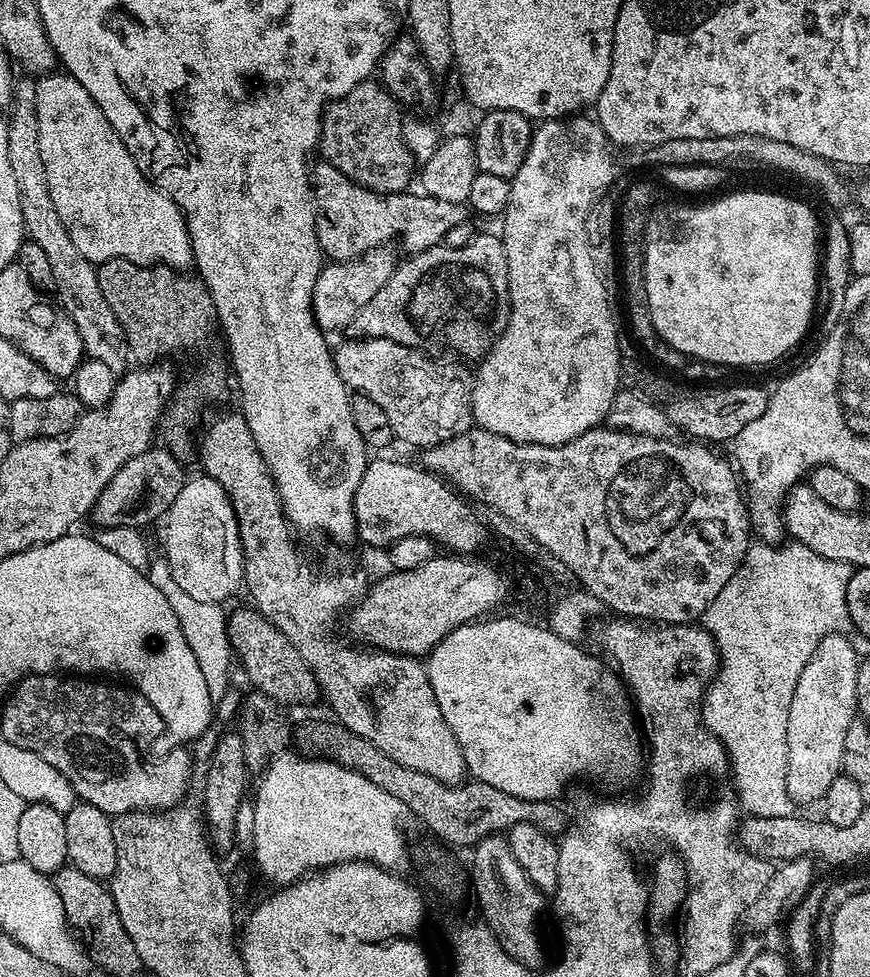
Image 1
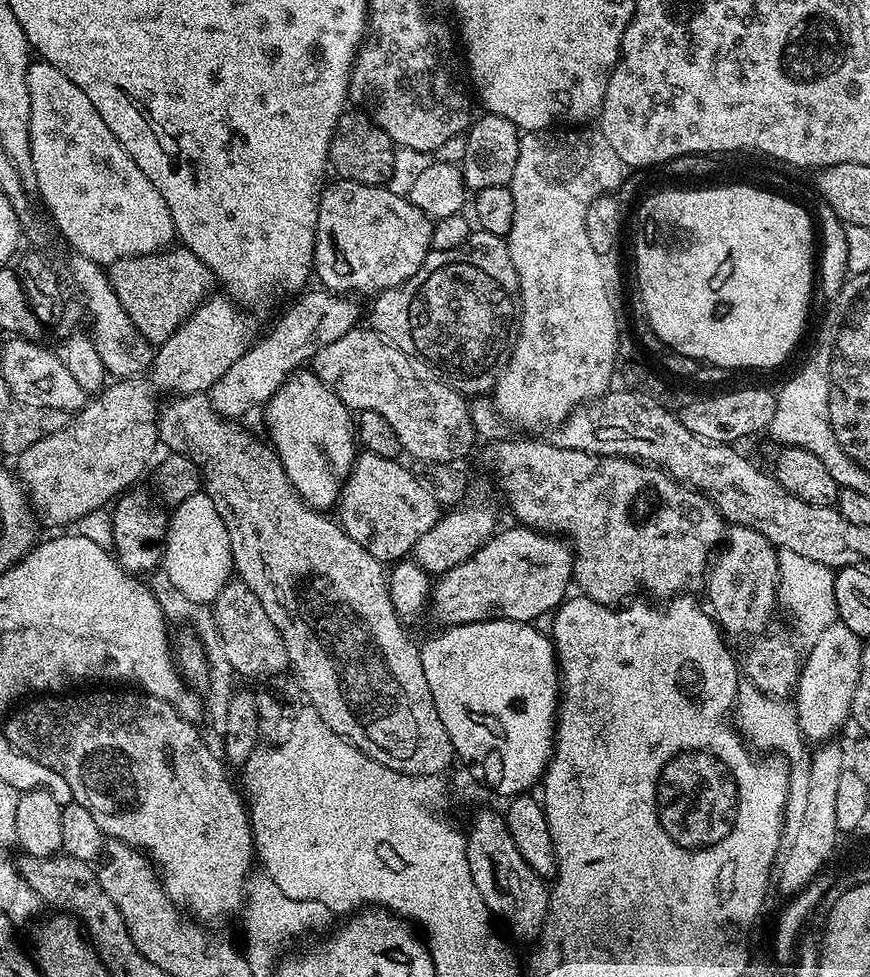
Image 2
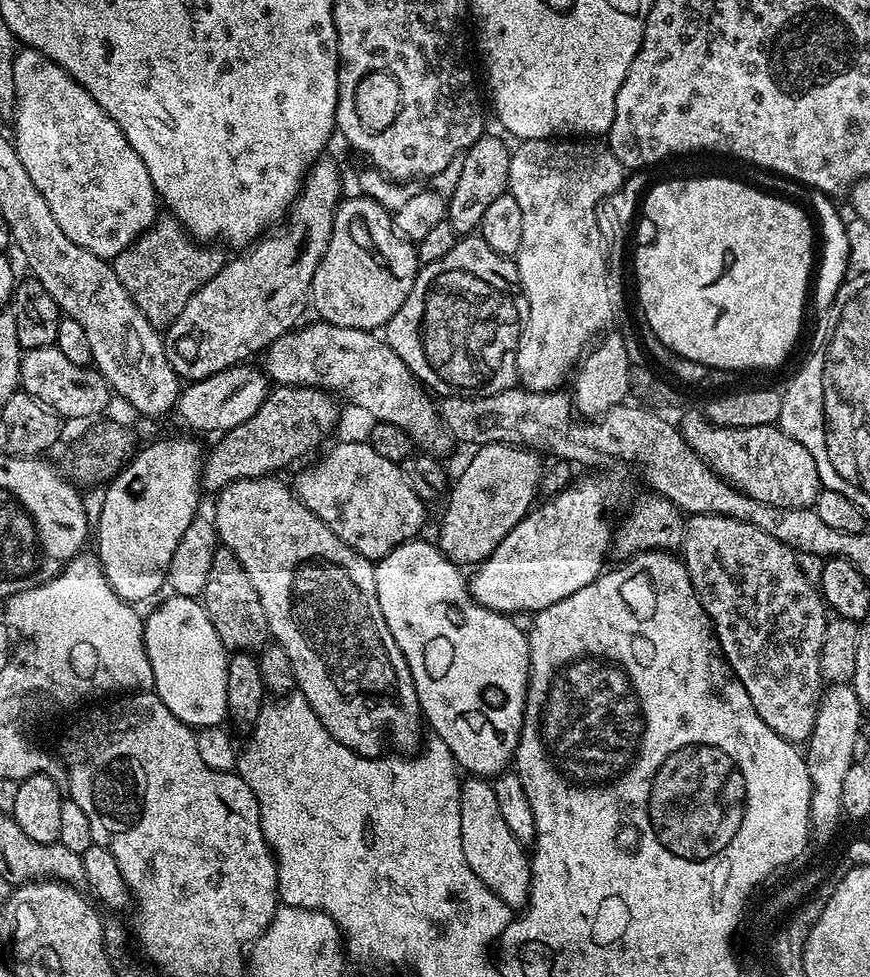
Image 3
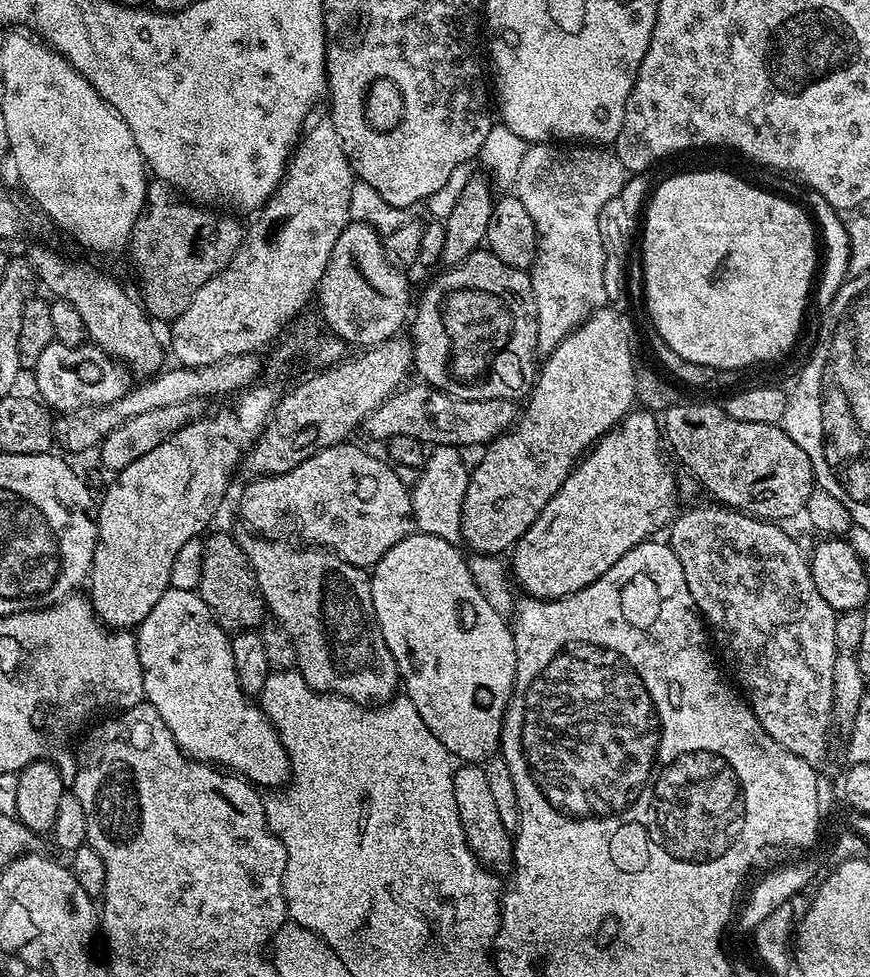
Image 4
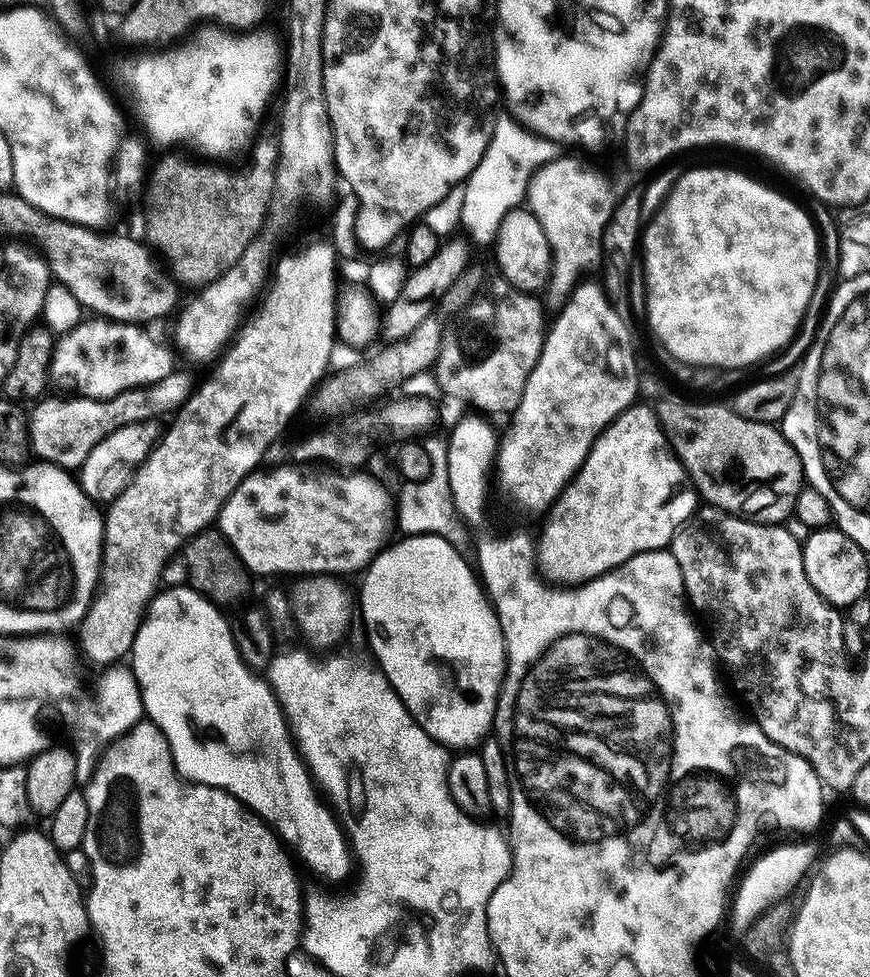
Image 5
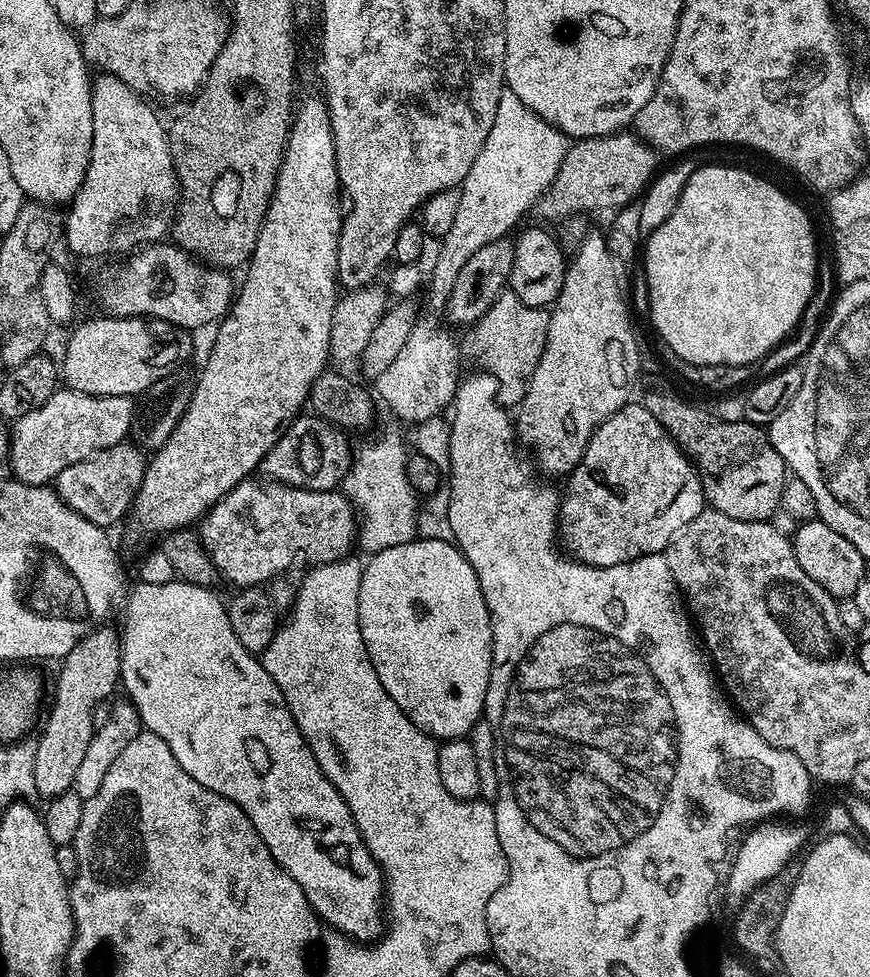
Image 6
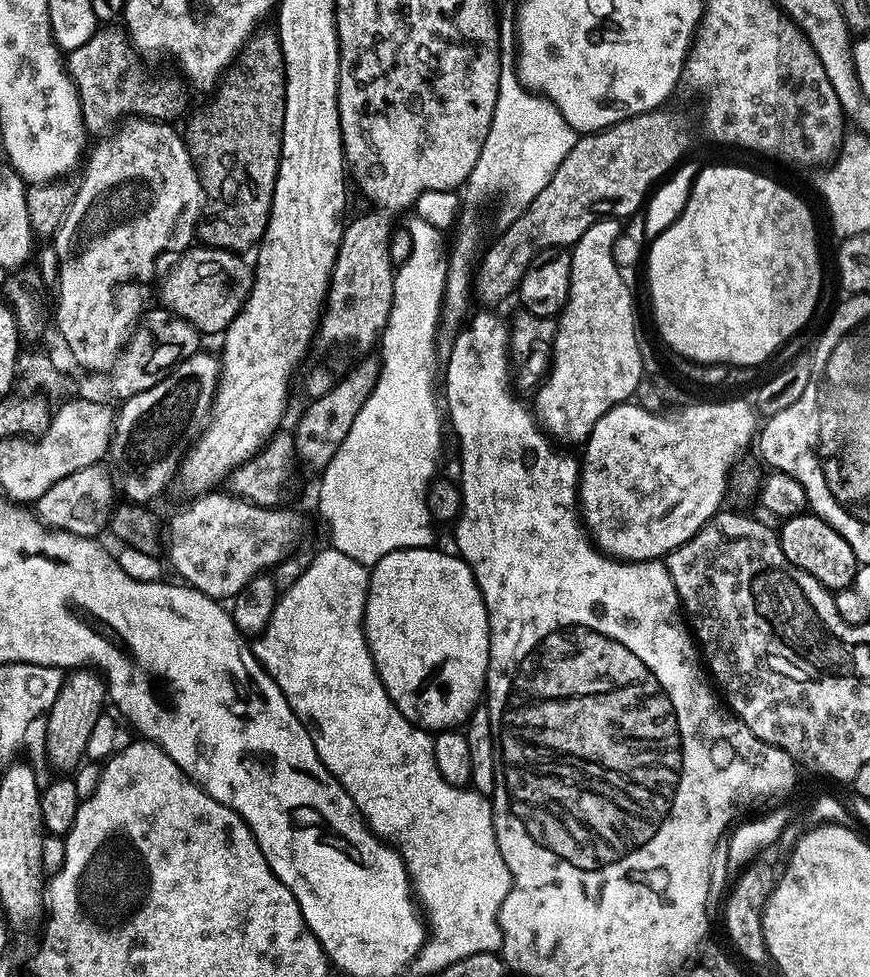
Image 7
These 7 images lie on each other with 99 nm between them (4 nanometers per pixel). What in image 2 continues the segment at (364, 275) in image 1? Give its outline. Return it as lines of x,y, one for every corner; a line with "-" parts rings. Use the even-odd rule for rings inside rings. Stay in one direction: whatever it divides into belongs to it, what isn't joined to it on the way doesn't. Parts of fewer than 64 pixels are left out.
327,290
319,291
305,291
299,297
301,300
289,306
288,313
273,326
272,330
257,344
255,341
245,348
244,353
234,362
234,366
230,366
230,370
226,370
226,374
222,374
222,378
218,378
218,382
214,382
214,386
208,389
206,395
219,416
244,418
240,416
254,411
256,407
257,411
275,394
281,377
289,370
300,366
295,364
300,364
303,360
311,361
321,348
330,346
330,342
338,342
342,334
351,332
357,327
356,319
359,318
360,312
352,301
355,299

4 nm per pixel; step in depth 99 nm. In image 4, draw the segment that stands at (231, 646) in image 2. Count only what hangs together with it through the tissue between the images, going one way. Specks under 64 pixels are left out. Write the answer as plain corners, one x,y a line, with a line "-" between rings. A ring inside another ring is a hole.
224,532
205,537
198,594
219,627
229,633
255,629
265,619
266,605
243,545

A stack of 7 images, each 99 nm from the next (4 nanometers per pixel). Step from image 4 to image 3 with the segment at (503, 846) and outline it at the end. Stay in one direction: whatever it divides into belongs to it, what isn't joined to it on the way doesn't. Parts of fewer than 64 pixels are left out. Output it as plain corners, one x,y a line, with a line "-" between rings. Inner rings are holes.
468,778
460,785
460,825
462,826
462,854
466,854
466,866
478,874
478,878
498,897
506,906
513,910
520,910
528,903
530,886
532,885
532,865
525,845
514,834
510,834
510,826
502,818
497,795
493,785
484,778

